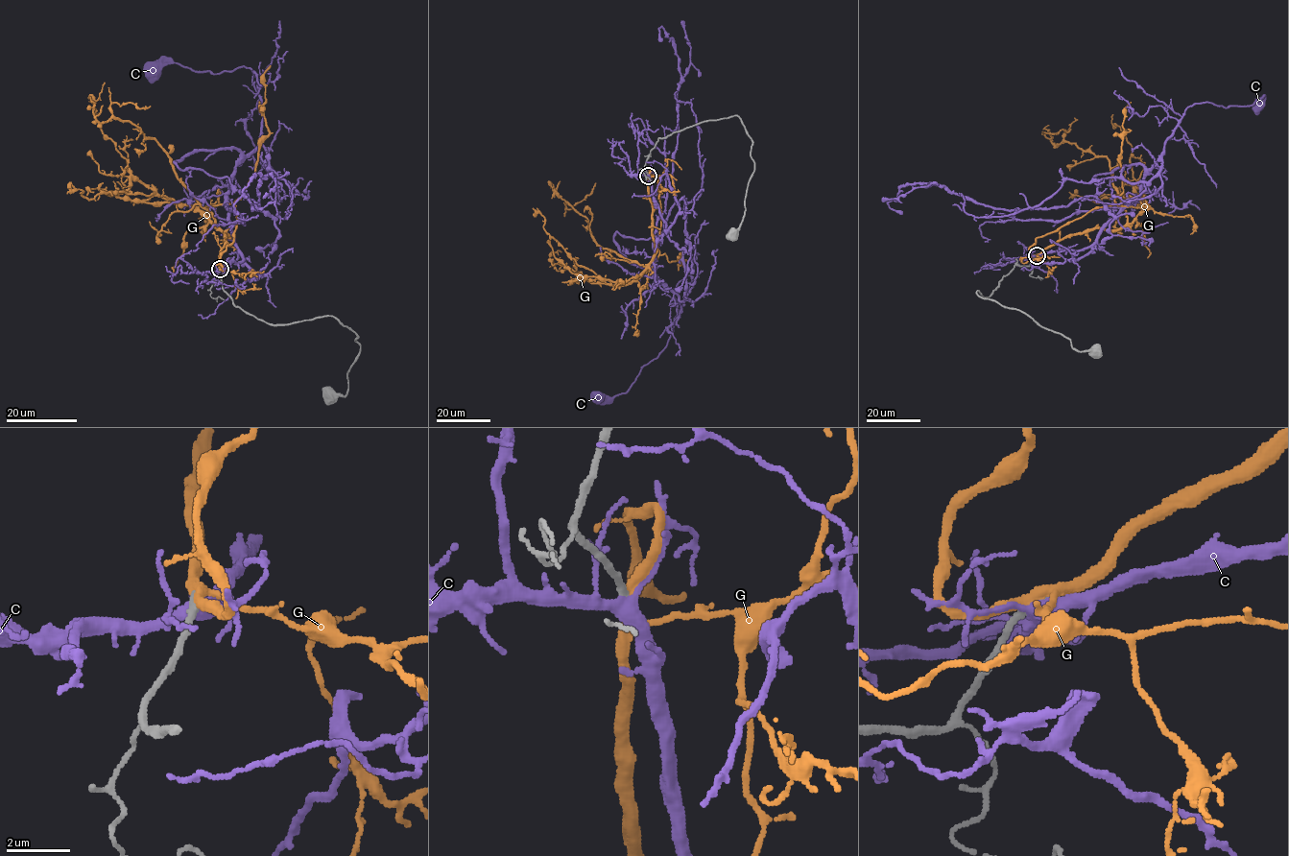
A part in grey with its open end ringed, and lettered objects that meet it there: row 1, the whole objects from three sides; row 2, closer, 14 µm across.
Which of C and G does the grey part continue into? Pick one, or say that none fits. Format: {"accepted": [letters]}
{"accepted": ["G"]}

